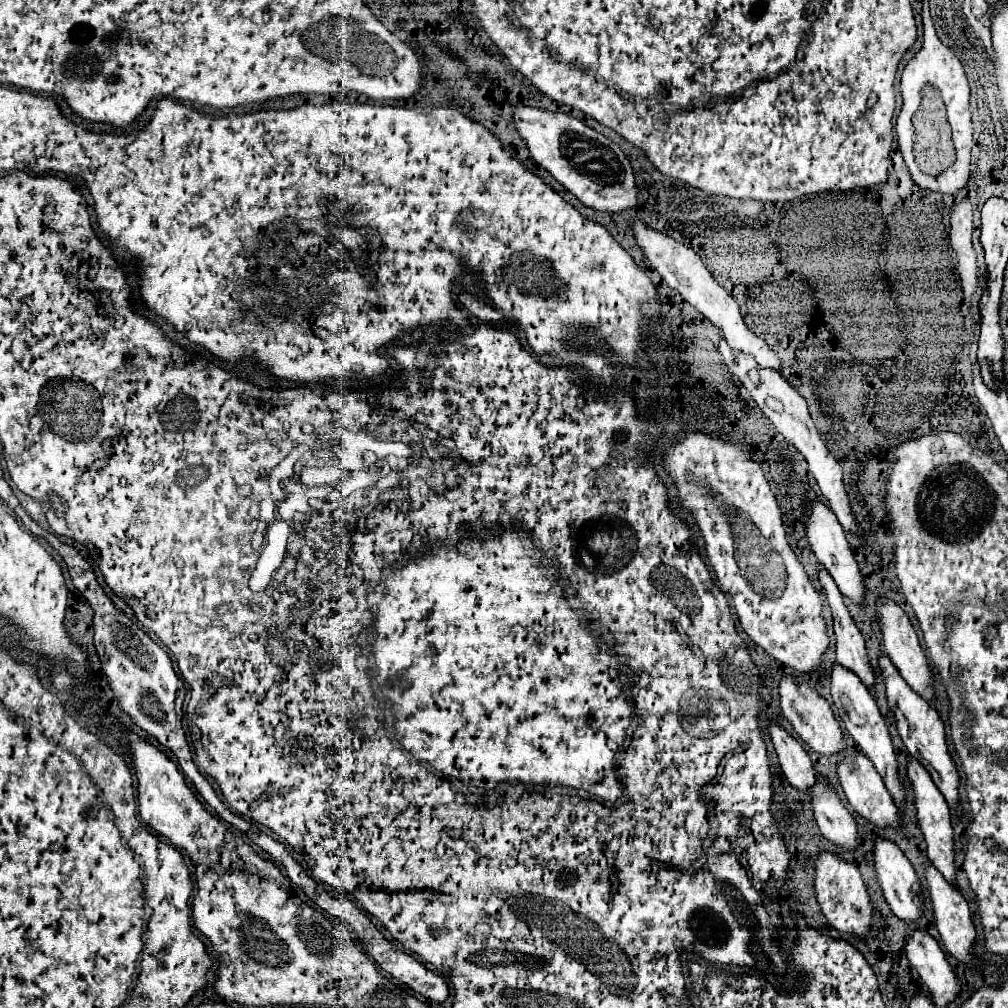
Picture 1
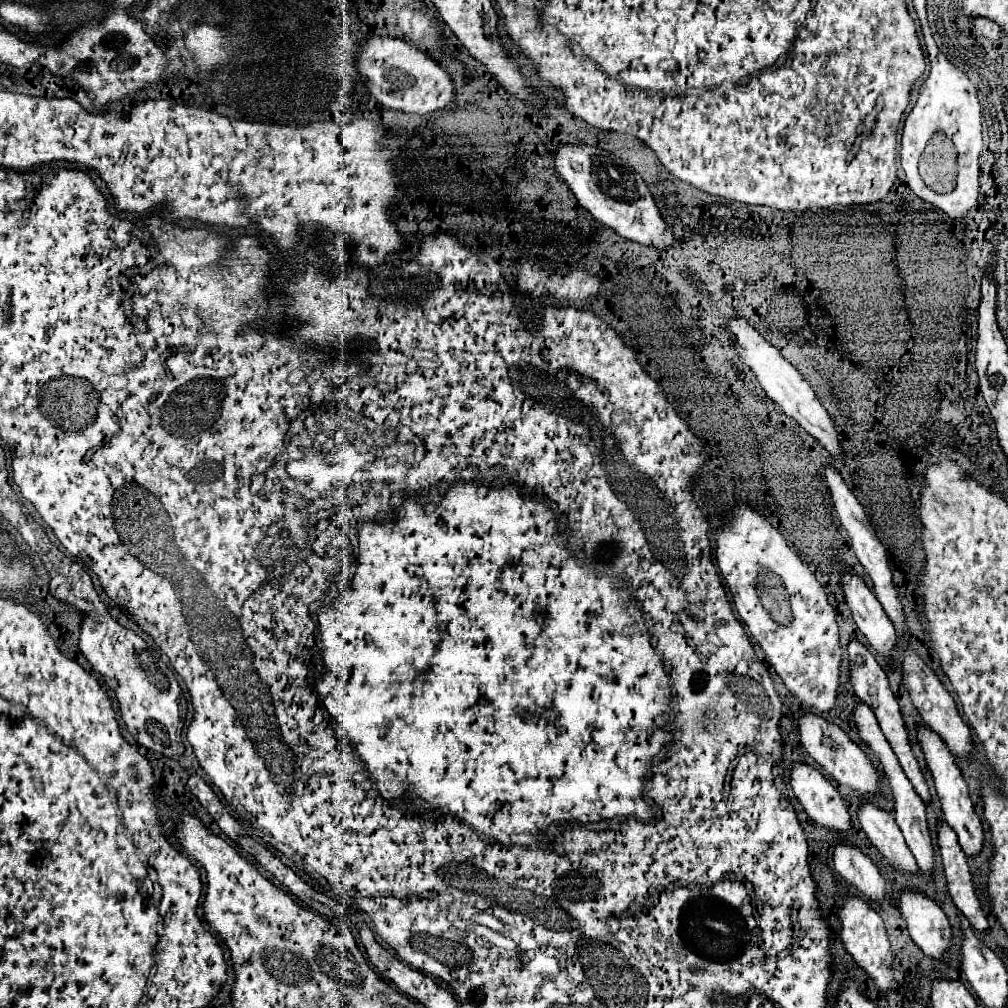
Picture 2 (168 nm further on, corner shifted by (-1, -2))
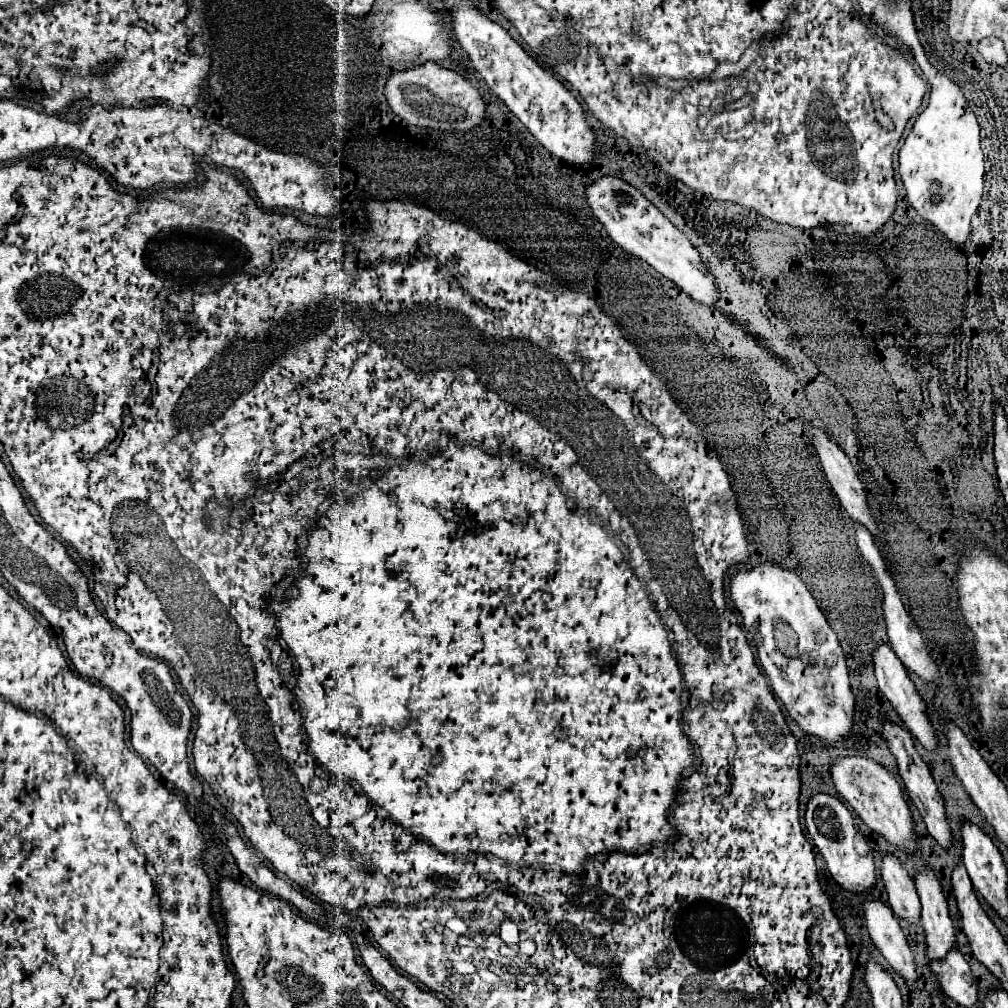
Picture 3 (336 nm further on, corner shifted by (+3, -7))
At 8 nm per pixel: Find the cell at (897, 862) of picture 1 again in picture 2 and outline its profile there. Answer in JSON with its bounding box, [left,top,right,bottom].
[899,891,953,961]

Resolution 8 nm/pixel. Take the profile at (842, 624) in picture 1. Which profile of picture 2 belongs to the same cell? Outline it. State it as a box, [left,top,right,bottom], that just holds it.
[847,639,931,805]

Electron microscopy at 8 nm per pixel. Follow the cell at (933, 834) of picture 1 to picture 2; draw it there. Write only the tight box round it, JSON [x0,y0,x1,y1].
[937,821,989,931]

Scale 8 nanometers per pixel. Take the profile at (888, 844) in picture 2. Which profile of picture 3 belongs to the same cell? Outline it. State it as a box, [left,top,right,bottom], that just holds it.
[881,852,921,924]

